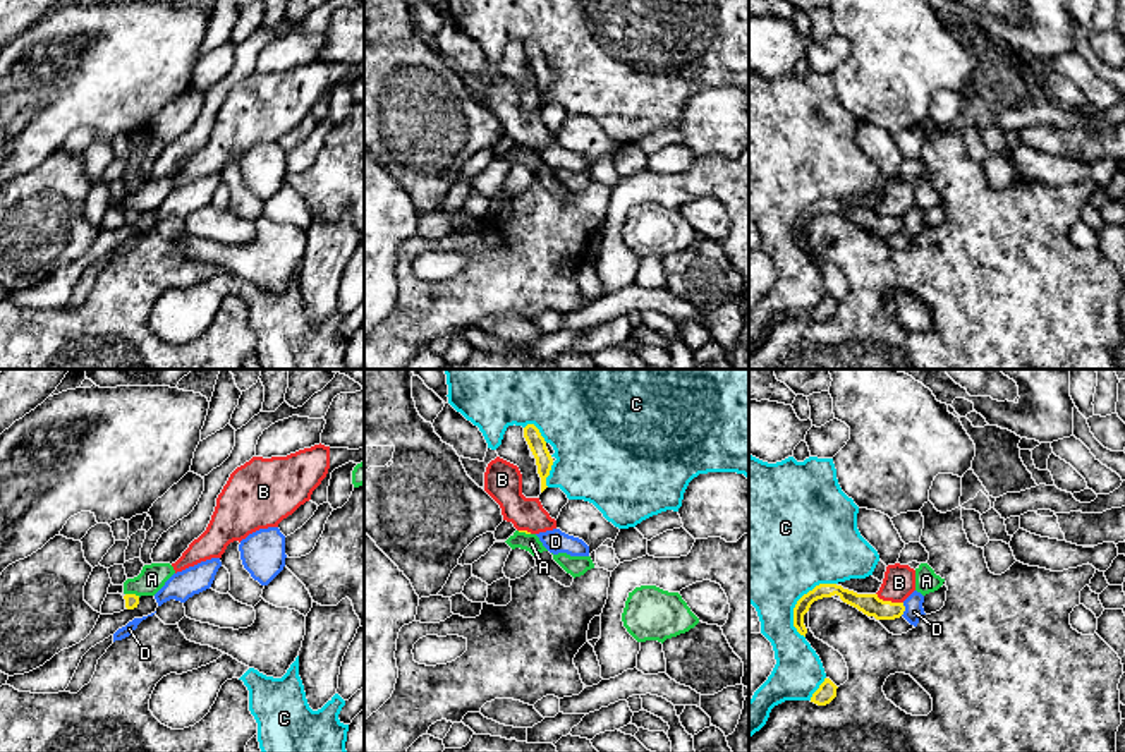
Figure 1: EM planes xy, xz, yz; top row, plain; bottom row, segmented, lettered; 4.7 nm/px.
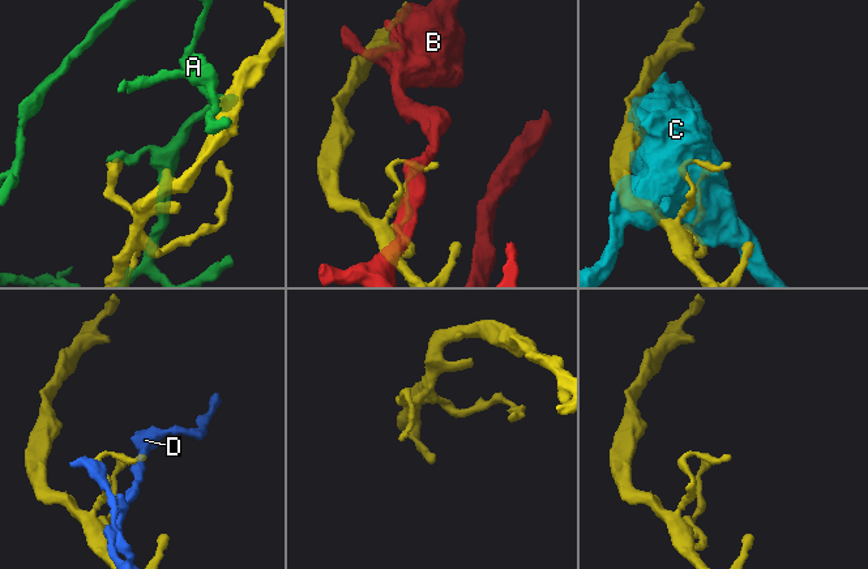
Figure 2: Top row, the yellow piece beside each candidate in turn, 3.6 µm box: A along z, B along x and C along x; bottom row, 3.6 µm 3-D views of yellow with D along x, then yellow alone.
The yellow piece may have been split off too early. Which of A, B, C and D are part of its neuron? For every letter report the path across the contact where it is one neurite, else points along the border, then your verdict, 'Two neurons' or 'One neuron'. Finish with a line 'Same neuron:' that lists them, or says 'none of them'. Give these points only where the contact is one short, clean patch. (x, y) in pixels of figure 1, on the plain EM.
A: Boundary: xy (126, 208), (139, 212). Two neurons
B: Two neurons
C: Two neurons
D: Boundary: yz (904, 218), (900, 230). Two neurons
Same neuron: none of them

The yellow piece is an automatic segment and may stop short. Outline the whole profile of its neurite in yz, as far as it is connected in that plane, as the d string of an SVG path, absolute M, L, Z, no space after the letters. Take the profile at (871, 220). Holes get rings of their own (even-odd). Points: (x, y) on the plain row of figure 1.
M819 199L812 206L804 209L794 223L794 242L800 251L806 252L807 249L804 230L809 227L811 220L818 215L831 213L835 209L843 218L857 223L867 232L874 232L876 235L895 235L900 233L905 227L903 218L883 216L878 213L878 209L857 209L836 199Z

